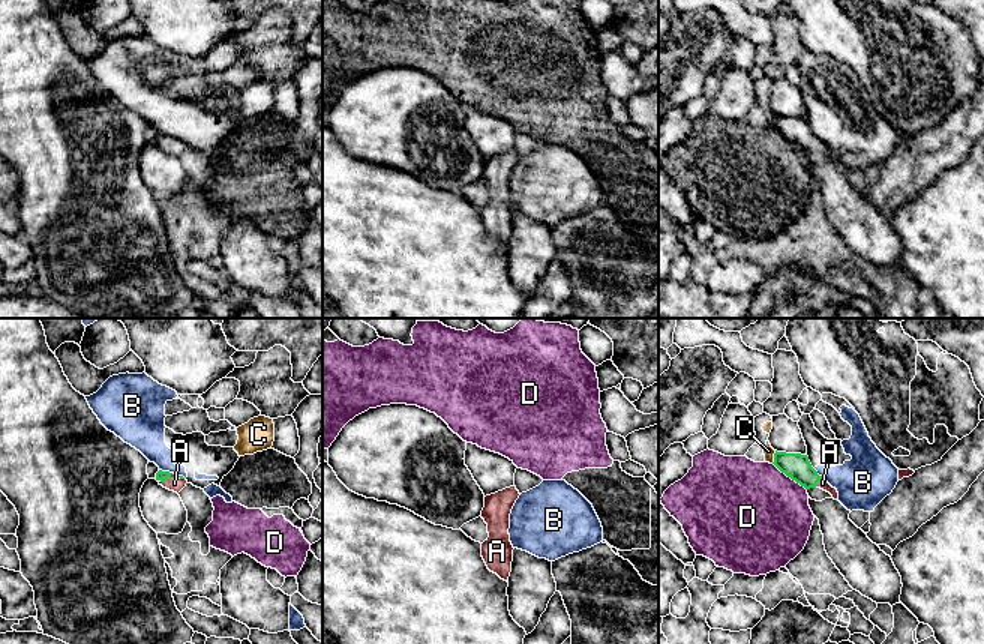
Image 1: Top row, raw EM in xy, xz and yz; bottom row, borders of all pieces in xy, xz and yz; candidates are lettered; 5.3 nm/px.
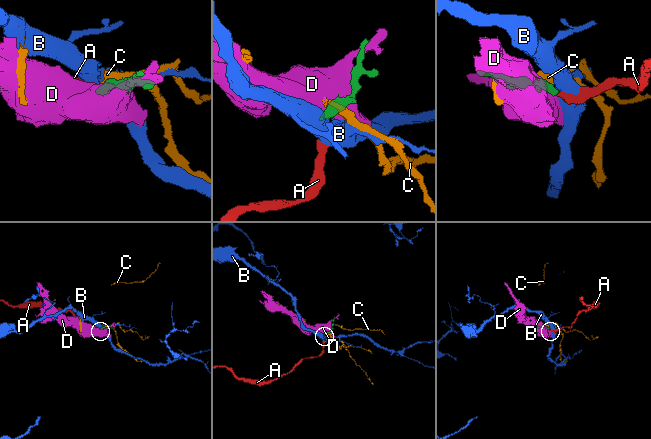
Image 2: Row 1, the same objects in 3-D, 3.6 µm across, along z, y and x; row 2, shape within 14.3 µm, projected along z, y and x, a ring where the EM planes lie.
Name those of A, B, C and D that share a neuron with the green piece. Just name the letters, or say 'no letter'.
A

